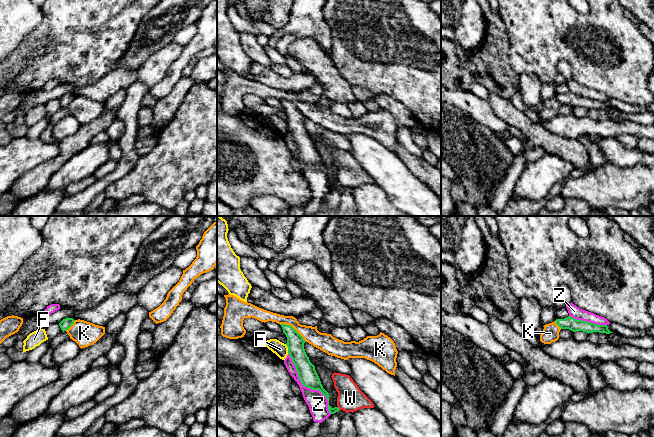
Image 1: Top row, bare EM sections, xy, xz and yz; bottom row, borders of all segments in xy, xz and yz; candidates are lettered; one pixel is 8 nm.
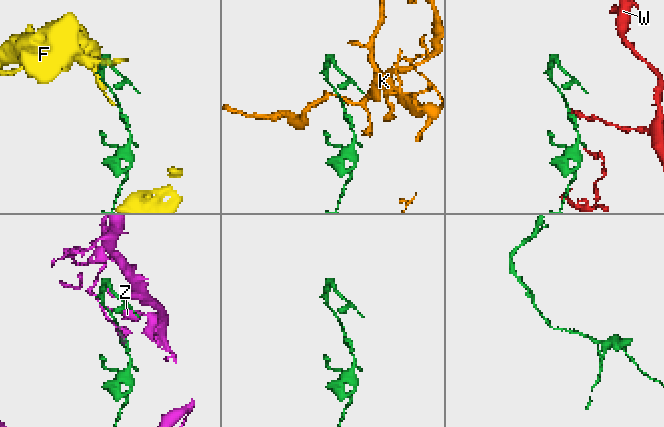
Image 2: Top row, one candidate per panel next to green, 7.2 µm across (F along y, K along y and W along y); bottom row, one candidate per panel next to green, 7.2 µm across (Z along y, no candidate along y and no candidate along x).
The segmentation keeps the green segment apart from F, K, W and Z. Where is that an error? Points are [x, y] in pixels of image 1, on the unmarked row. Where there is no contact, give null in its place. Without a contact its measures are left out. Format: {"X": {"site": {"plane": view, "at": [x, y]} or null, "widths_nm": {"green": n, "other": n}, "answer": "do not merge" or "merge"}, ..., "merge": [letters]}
{"F": {"site": {"plane": "xz", "at": [288, 125]}, "widths_nm": {"green": 150, "other": 110}, "answer": "do not merge"}, "K": {"site": {"plane": "xz", "at": [293, 104]}, "widths_nm": {"green": 140, "other": 130}, "answer": "do not merge"}, "W": {"site": {"plane": "xz", "at": [338, 184]}, "widths_nm": {"green": 50, "other": 220}, "answer": "do not merge"}, "Z": {"site": {"plane": "xz", "at": [307, 163]}, "widths_nm": {"green": 150, "other": 160}, "answer": "do not merge"}, "merge": []}

